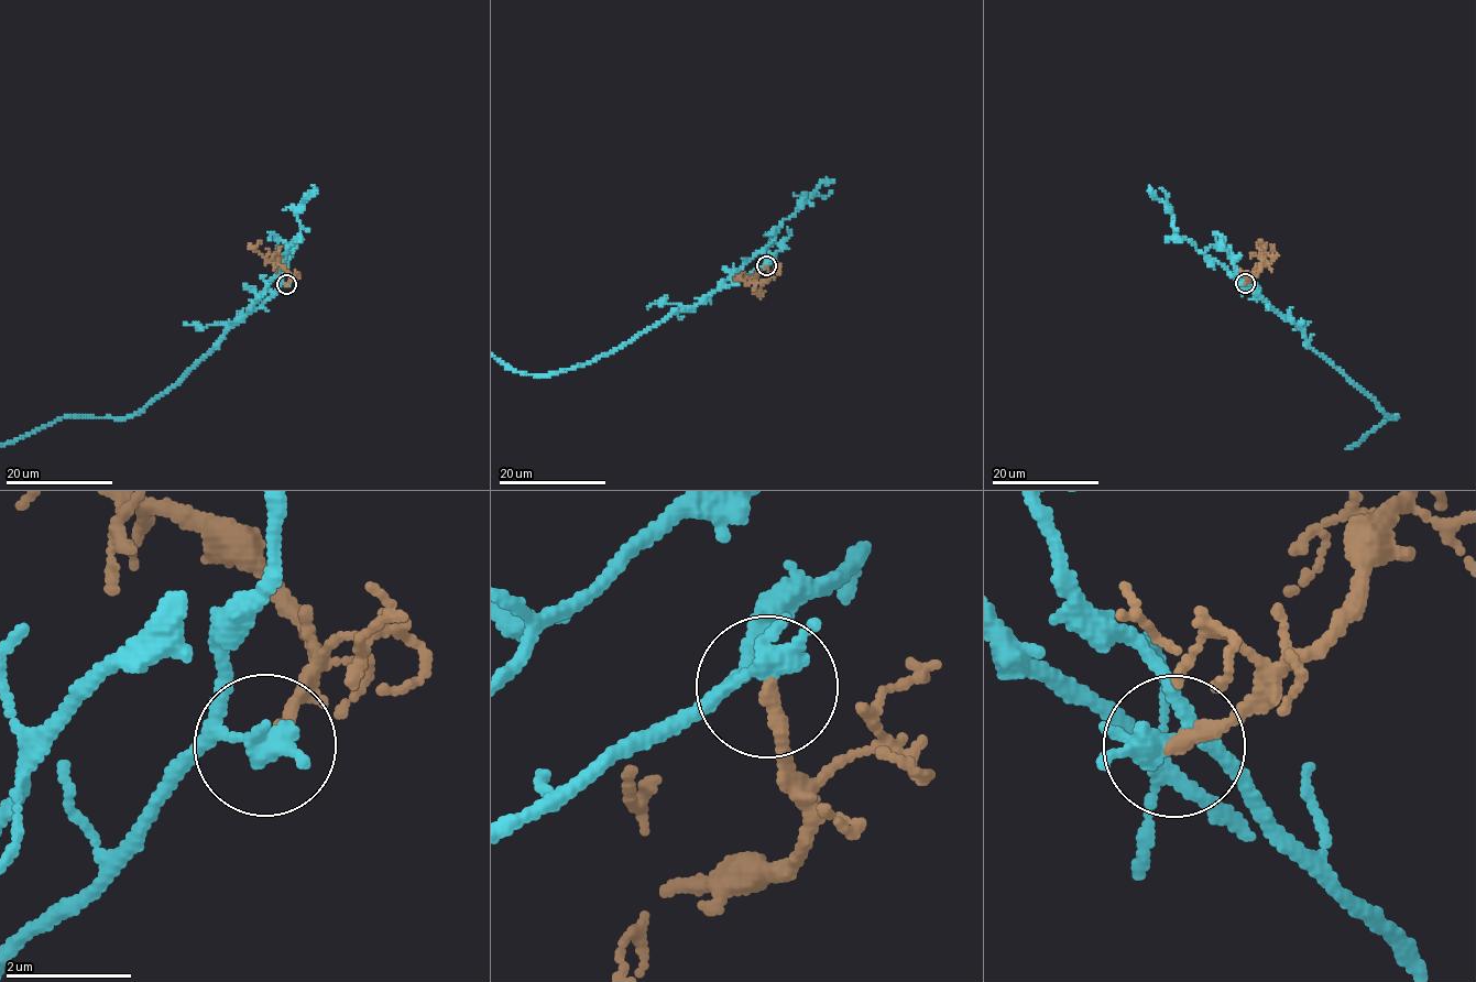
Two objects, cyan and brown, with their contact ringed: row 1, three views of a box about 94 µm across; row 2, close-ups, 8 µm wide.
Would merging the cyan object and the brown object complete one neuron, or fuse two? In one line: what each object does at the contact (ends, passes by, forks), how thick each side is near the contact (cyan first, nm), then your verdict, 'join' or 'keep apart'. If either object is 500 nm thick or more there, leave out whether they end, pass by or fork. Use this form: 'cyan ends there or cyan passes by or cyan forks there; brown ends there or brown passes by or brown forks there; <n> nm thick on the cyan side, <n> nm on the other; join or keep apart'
cyan ends there; brown ends there; 380 nm thick on the cyan side, 240 nm on the other; keep apart

